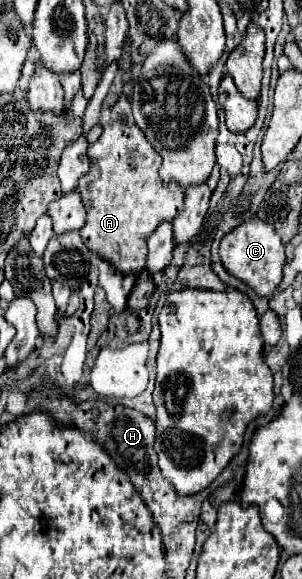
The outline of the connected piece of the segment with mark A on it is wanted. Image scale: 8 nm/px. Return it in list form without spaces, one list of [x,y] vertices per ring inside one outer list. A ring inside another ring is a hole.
[[[121,94],[119,100],[111,106],[111,116],[103,124],[103,134],[97,142],[89,144],[87,158],[91,162],[91,170],[79,180],[79,194],[83,196],[83,204],[87,208],[87,222],[81,228],[81,238],[87,244],[87,248],[97,252],[107,262],[115,264],[119,272],[139,274],[145,268],[147,260],[147,238],[161,222],[173,220],[177,216],[179,208],[183,208],[185,190],[179,188],[177,182],[161,180],[159,176],[161,160],[151,142],[143,136],[141,128],[137,128],[131,114],[131,104],[125,94]]]

